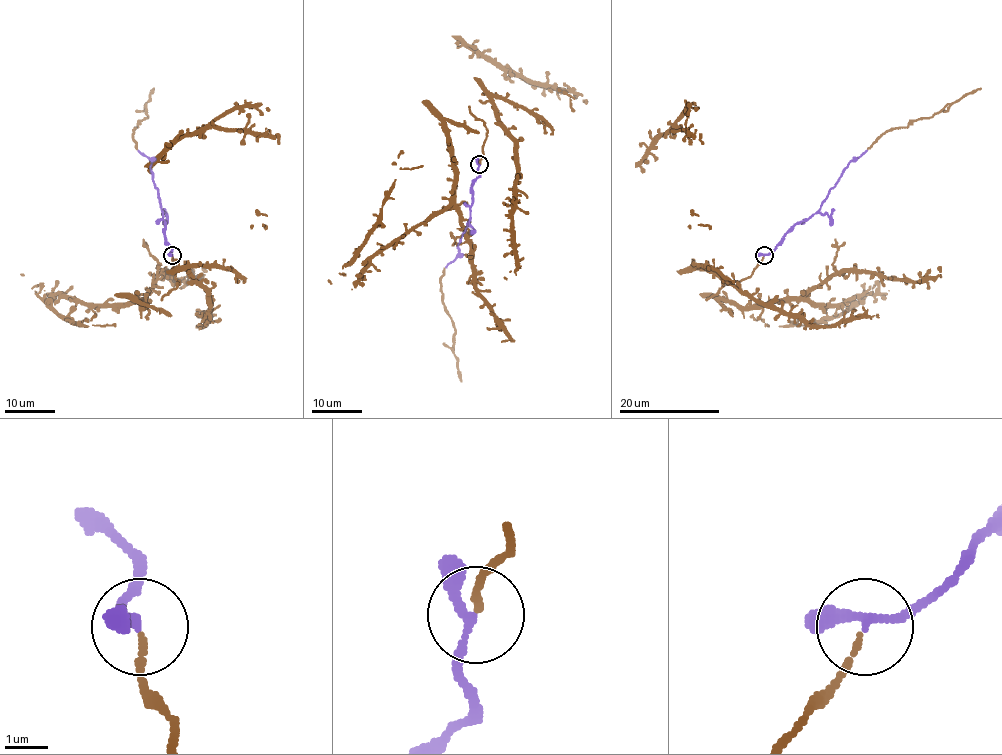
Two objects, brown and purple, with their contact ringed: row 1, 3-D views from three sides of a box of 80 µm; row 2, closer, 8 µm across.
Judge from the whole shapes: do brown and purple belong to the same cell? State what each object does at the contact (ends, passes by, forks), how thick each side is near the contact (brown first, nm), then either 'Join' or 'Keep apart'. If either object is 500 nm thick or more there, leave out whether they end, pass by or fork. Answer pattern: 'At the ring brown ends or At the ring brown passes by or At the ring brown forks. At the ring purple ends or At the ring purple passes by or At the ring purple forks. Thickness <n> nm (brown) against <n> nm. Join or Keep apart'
At the ring brown ends. At the ring purple passes by. Thickness 140 nm (brown) against 180 nm. Join

